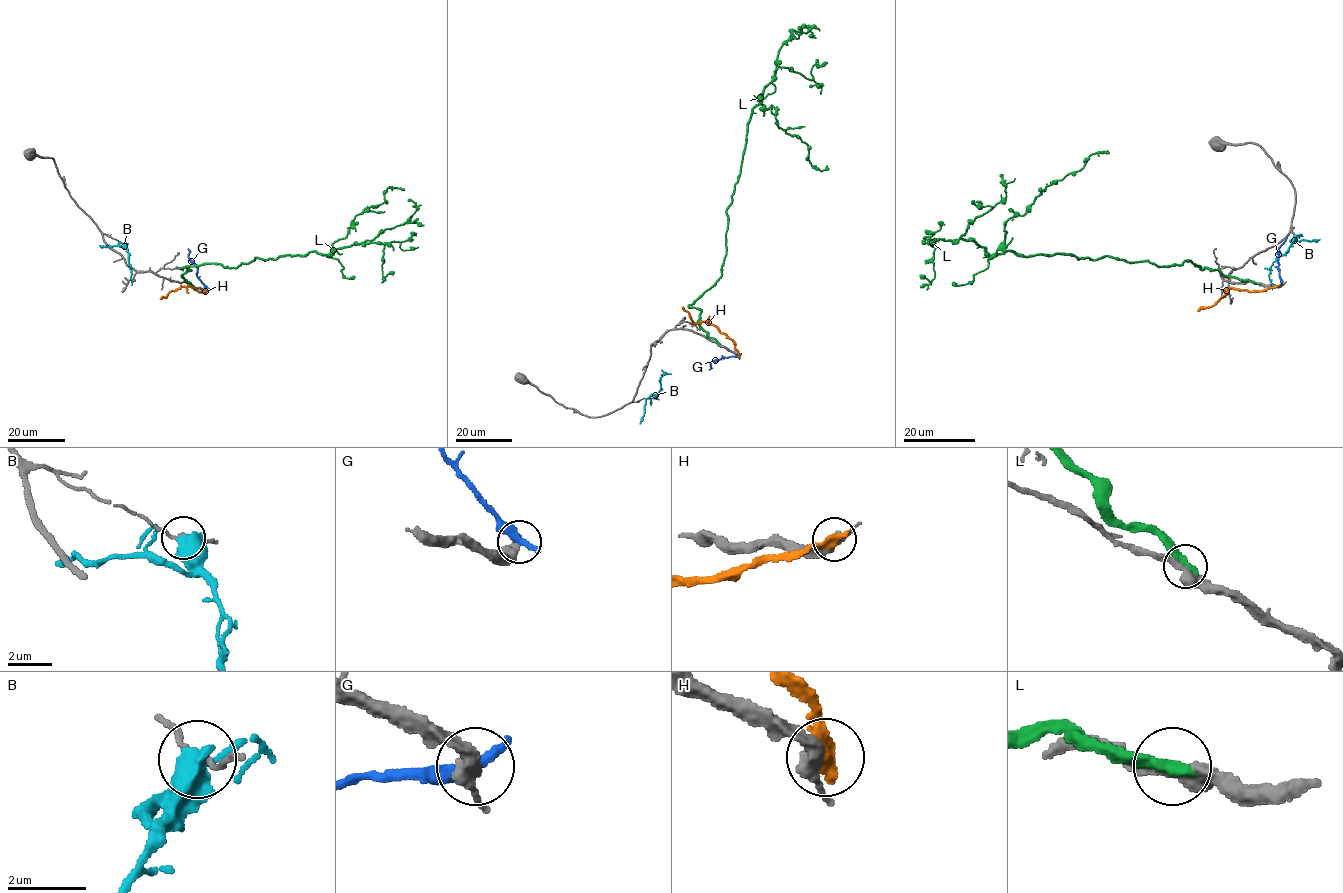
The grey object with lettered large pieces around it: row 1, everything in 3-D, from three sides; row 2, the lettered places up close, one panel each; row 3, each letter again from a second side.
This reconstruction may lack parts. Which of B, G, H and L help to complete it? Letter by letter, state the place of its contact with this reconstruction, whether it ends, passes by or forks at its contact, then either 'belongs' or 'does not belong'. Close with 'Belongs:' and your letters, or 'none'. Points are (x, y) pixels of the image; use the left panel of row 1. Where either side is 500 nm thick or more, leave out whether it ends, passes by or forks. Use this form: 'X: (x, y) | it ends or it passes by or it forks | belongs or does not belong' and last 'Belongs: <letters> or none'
B: (123, 243) | does not belong
G: (207, 288) | it ends | does not belong
H: (207, 289) | it ends | does not belong
L: (191, 285) | it ends | belongs
Belongs: L

